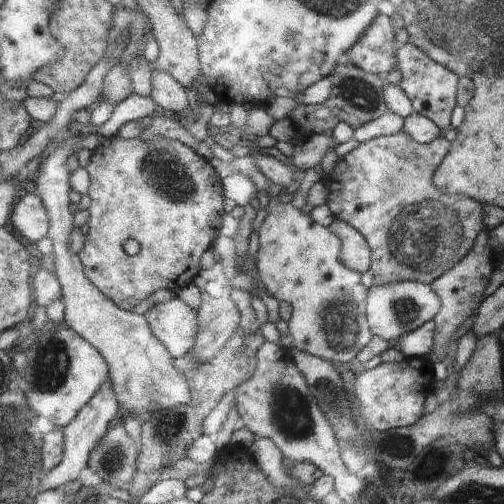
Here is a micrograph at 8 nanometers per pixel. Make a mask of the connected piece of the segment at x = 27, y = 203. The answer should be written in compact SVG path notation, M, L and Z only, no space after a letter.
M38 193L26 195L15 205L10 227L25 243L36 243L49 236L50 214Z

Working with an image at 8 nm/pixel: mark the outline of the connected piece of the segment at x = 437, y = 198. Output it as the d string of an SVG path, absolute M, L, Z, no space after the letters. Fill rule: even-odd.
M403 130L398 134L373 138L340 158L333 170L324 175L322 181L329 190L328 204L334 218L351 224L367 239L371 247L371 268L376 284L414 281L434 283L445 272L456 268L475 248L480 234L488 234L488 204L468 198L466 195L449 195L436 188L436 168L451 152L446 138L432 140L432 143L418 144ZM364 170L364 184L356 182Z

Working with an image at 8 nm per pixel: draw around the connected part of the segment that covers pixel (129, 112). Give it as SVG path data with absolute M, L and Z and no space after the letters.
M134 93L130 98L124 102L116 105L116 110L110 122L101 126L100 132L105 136L106 140L112 137L119 136L120 128L128 122L137 122L157 115L159 104L153 98L146 98Z

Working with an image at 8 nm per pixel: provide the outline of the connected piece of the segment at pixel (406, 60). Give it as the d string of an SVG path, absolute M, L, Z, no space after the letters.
M410 42L401 45L398 54L396 54L395 68L401 74L399 87L410 98L413 112L427 116L437 125L440 125L440 128L451 129L450 116L453 108L457 105L459 76L442 64L428 58L418 46Z

